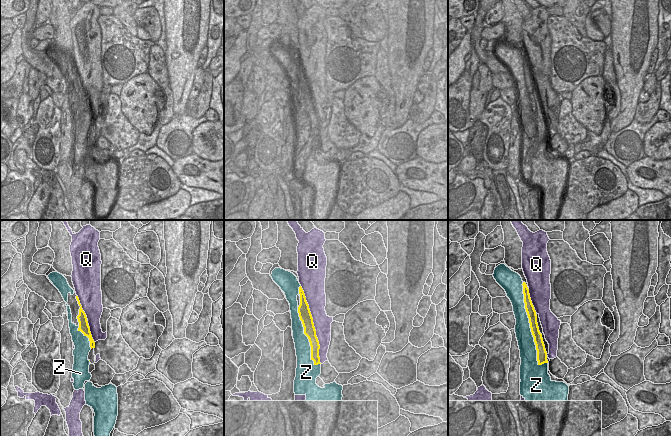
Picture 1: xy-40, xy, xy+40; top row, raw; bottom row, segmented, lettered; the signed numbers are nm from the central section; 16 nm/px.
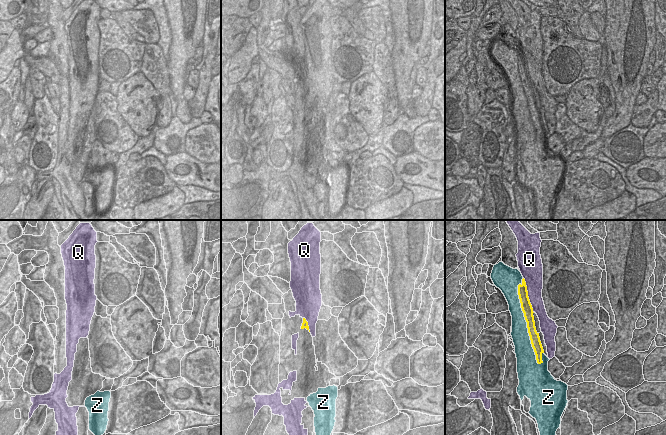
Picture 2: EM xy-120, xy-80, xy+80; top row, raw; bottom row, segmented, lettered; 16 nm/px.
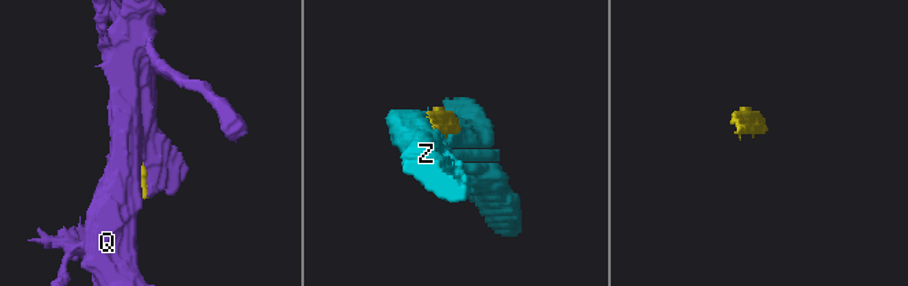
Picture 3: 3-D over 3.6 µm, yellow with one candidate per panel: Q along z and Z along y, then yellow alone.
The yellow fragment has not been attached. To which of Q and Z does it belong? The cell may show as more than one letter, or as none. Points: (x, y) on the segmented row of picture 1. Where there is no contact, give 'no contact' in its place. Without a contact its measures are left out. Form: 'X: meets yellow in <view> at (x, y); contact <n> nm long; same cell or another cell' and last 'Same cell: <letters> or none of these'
Q: meets yellow in xy at (313, 325); contact 1300 nm long; another cell
Z: meets yellow in xy+40 at (530, 324); contact 1400 nm long; same cell
Same cell: Z

